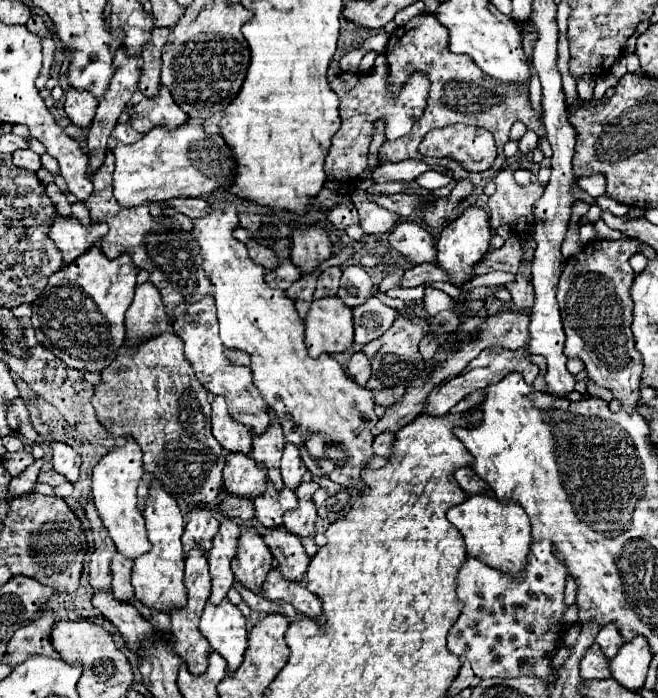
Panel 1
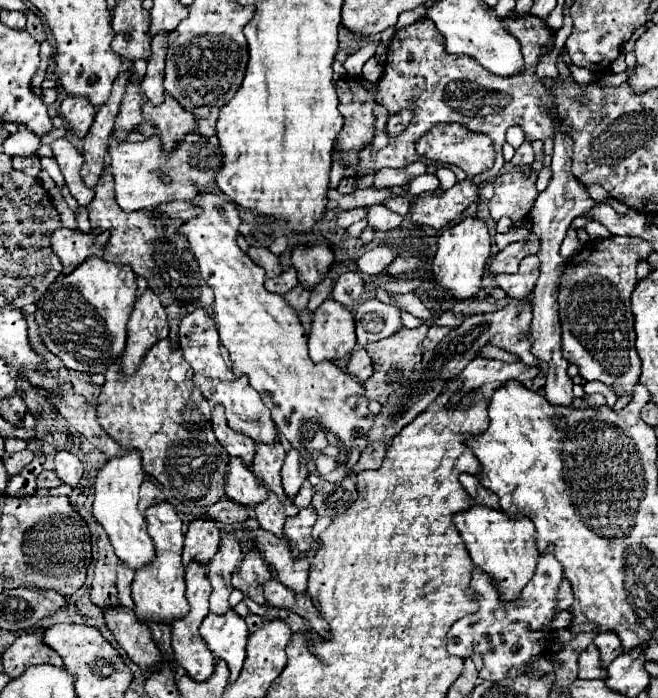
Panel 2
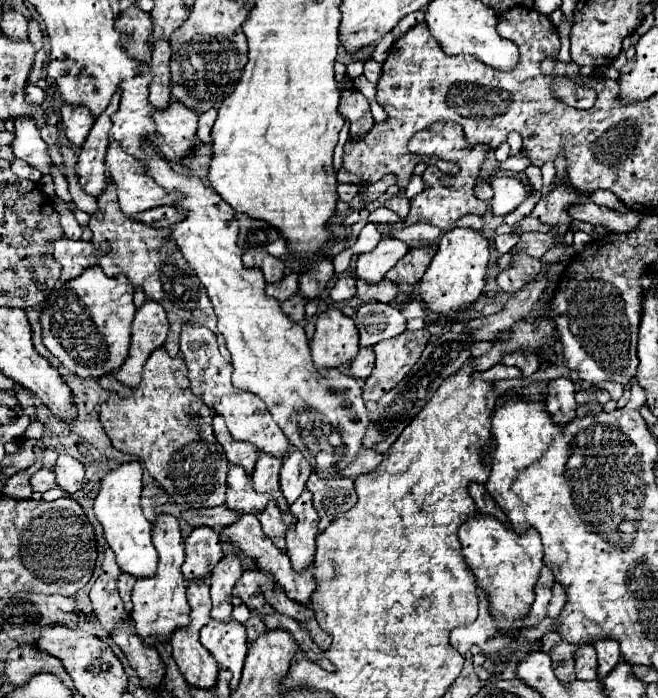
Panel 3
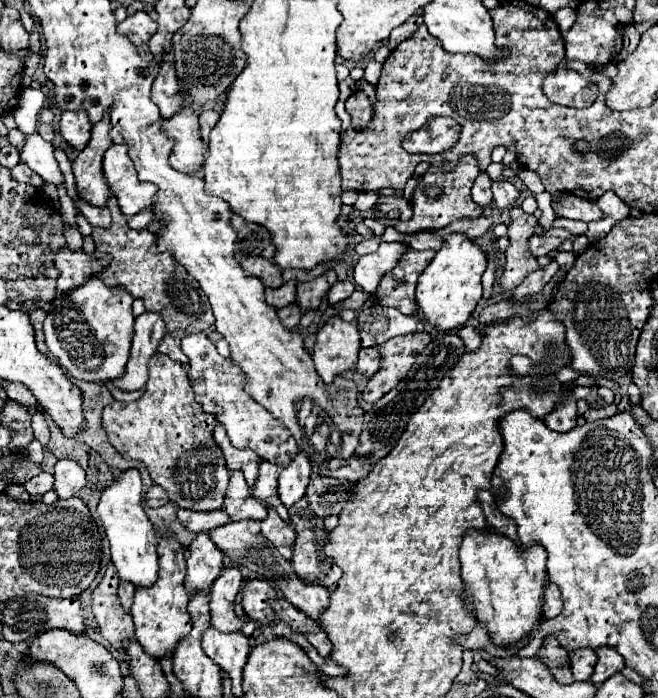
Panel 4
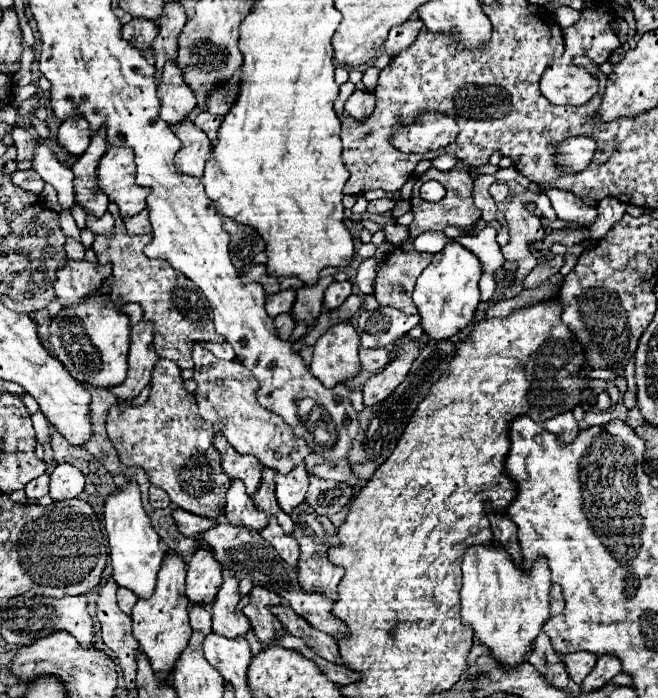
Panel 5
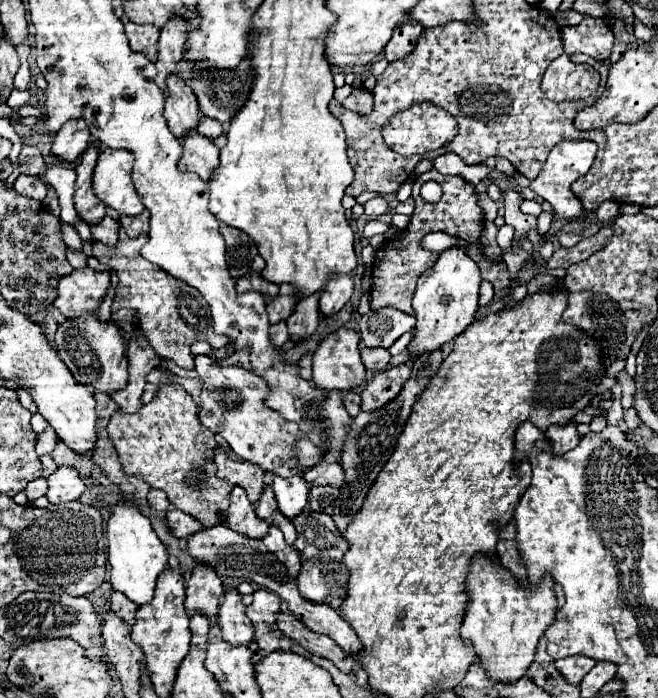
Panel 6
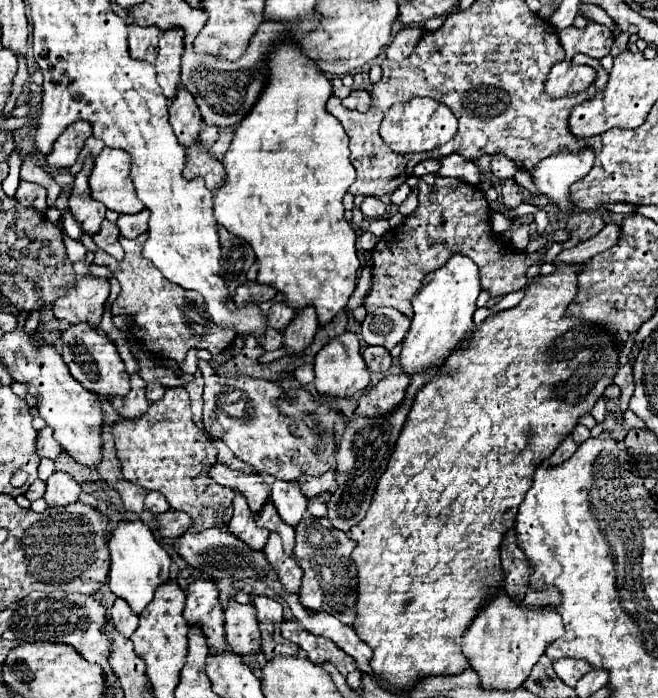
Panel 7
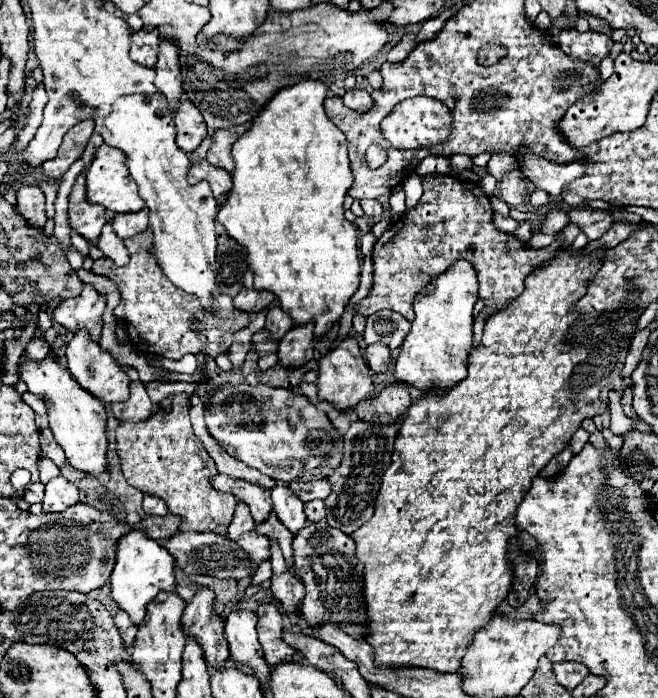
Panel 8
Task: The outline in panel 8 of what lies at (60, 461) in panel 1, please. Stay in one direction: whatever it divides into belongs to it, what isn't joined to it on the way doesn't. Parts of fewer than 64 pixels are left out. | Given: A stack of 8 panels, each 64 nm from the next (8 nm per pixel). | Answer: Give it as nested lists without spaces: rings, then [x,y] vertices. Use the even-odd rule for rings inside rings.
[[[64,476],[52,478],[46,484],[46,494],[42,500],[42,512],[62,512],[78,502],[76,486],[64,480]]]

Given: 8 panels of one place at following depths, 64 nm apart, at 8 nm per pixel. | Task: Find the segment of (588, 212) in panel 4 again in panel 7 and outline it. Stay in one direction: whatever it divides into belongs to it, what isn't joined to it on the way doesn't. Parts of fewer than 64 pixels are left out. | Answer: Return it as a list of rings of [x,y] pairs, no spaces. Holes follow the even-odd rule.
[[[590,148],[548,156],[534,166],[532,182],[546,198],[550,198],[562,212],[566,212],[572,208],[568,200],[570,186],[576,182],[576,178],[584,178],[592,164],[594,156]]]

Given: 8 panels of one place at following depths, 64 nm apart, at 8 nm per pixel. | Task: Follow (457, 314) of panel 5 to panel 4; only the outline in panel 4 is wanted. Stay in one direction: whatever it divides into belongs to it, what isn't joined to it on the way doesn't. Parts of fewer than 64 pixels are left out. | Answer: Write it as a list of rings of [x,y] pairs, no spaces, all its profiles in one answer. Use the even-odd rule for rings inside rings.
[[[464,234],[446,236],[442,248],[436,252],[434,260],[418,278],[416,286],[416,304],[426,322],[430,322],[438,332],[450,332],[462,328],[470,314],[474,312],[478,300],[482,298],[480,278],[486,270],[484,252],[474,246]]]

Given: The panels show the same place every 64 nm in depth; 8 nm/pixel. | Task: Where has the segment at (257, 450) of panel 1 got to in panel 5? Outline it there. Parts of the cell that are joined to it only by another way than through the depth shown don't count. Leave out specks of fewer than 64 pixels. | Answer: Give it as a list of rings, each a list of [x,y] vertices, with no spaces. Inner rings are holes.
[[[264,468],[264,476],[262,476],[262,484],[256,492],[254,498],[254,504],[256,508],[260,508],[262,512],[266,512],[268,516],[274,516],[278,520],[278,524],[282,526],[282,530],[286,534],[292,534],[294,532],[294,522],[290,520],[290,516],[278,506],[276,502],[276,496],[274,496],[274,472],[270,468]]]

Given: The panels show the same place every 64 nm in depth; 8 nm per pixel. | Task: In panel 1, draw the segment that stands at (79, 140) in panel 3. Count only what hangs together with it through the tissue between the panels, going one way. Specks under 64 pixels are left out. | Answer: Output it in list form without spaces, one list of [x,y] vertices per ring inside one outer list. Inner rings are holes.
[[[68,90],[64,98],[64,112],[70,118],[72,124],[80,128],[88,128],[94,120],[98,108],[98,100],[90,92],[80,92],[80,90]]]

